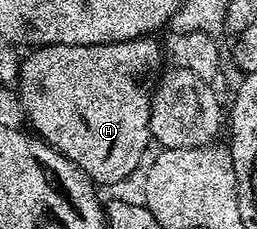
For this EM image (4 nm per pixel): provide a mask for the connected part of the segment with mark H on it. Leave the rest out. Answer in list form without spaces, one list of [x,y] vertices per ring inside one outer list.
[[[148,35],[146,37],[138,37],[132,41],[101,43],[100,45],[40,45],[32,48],[30,52],[28,52],[31,54],[29,54],[28,57],[24,56],[19,62],[19,79],[17,84],[19,105],[23,108],[23,113],[27,116],[28,123],[32,125],[30,128],[33,130],[34,136],[38,137],[41,141],[47,142],[52,149],[56,149],[63,157],[68,157],[85,176],[91,178],[96,186],[115,185],[118,181],[125,180],[139,164],[141,164],[140,166],[144,164],[143,156],[147,153],[147,145],[150,146],[152,144],[152,139],[151,95],[149,85],[146,85],[143,80],[145,80],[151,72],[154,74],[156,70],[164,64],[164,62],[162,63],[163,49],[155,40],[156,38],[154,36]]]

